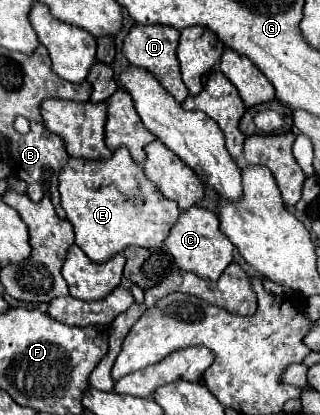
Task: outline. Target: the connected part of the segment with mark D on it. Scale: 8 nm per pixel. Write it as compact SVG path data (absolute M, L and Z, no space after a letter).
M134 23L134 25L130 27L126 39L124 39L122 53L124 53L124 57L126 57L130 63L152 71L154 77L162 83L162 87L164 87L178 103L182 103L182 101L188 97L188 89L186 89L182 77L180 77L180 67L178 67L178 59L176 59L178 37L180 37L180 31L174 29L174 27Z

